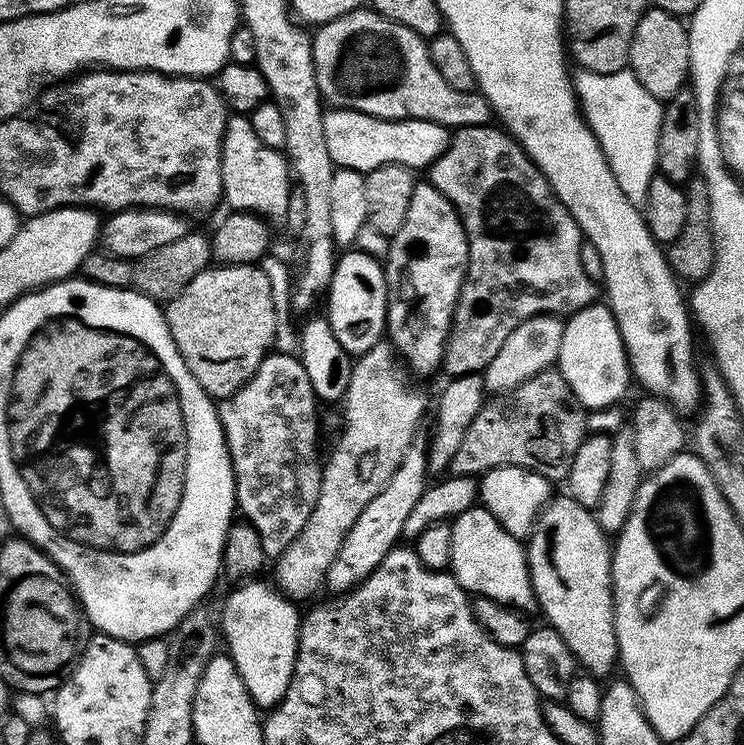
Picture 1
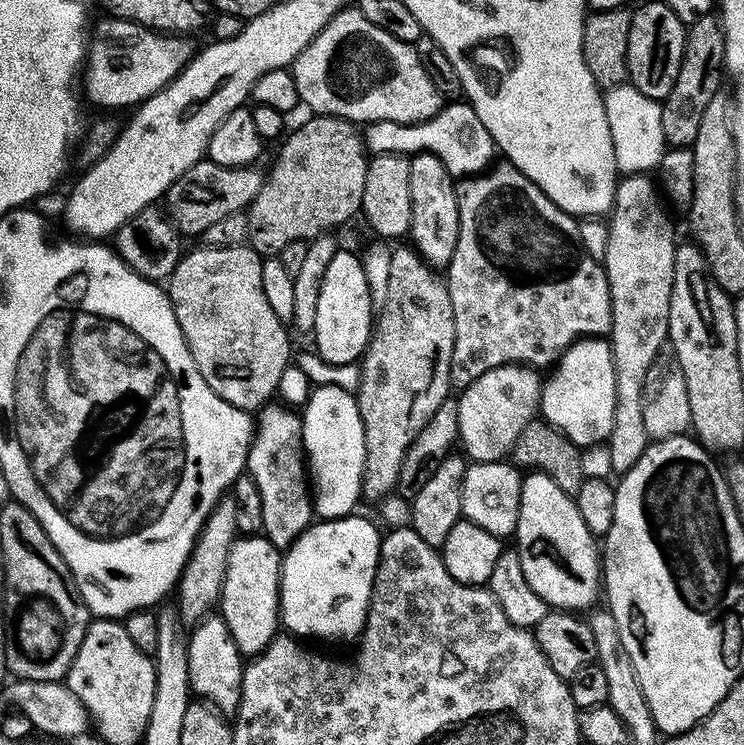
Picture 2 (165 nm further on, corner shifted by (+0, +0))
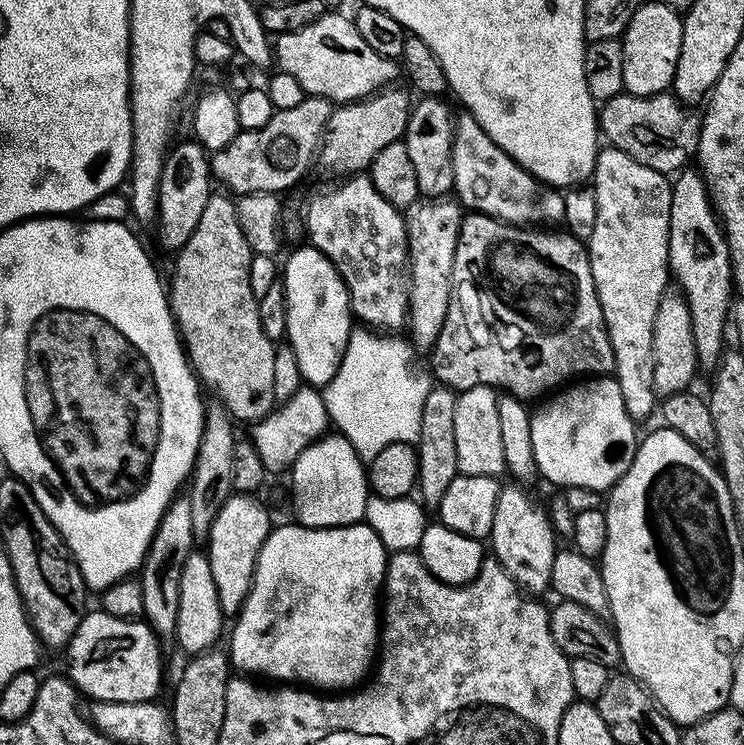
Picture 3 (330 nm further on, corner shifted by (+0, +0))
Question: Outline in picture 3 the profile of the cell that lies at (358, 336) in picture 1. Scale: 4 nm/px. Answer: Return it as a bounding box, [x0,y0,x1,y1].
[282,246,354,386]

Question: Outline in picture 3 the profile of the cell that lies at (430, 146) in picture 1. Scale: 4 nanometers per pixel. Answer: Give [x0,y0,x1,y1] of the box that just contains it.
[452,119,564,226]

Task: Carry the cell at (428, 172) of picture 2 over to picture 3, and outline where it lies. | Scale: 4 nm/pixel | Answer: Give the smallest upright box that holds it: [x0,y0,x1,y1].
[402,96,454,198]

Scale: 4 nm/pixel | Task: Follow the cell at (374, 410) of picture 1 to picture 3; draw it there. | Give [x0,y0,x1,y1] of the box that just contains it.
[403,198,465,349]

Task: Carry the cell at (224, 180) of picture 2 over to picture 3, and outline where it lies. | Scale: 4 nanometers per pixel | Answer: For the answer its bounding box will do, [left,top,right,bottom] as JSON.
[211,95,334,198]

